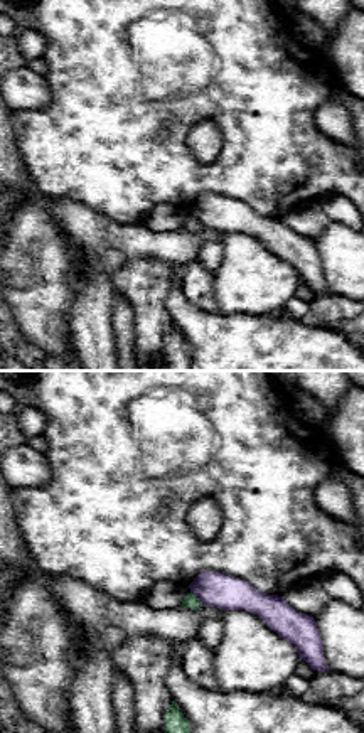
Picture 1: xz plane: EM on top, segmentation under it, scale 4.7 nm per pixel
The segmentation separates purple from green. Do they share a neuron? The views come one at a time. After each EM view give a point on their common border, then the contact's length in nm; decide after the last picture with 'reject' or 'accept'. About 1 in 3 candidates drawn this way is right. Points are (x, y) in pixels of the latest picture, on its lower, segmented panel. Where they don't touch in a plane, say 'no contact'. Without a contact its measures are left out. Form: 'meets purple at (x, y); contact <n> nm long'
meets purple at (196, 595); contact 90 nm long

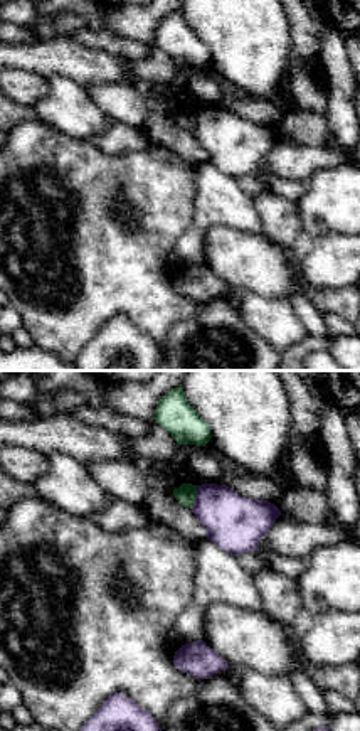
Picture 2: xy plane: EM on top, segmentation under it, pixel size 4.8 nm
meets purple at (197, 497); contact 120 nm long

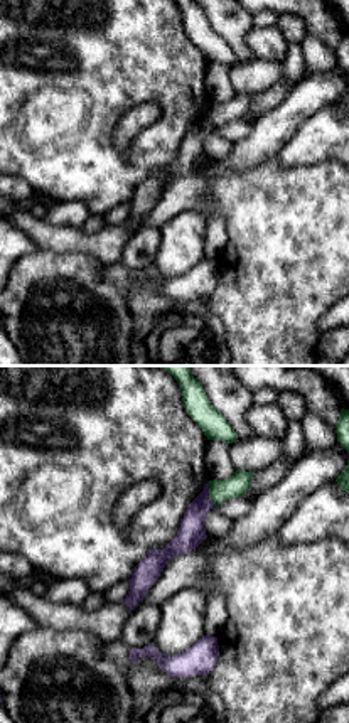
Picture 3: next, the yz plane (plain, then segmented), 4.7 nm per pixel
meets purple at (208, 494); contact 130 nm long

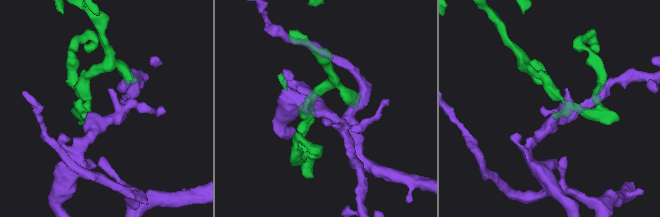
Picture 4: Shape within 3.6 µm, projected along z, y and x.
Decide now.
reject

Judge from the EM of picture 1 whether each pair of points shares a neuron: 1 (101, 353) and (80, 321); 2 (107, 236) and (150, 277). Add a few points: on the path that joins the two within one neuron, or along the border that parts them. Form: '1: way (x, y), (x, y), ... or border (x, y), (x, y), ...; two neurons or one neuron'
1: way (93, 344), (93, 336), (88, 329); one neuron
2: border (171, 262), (127, 260), (113, 272), (113, 290); two neurons

